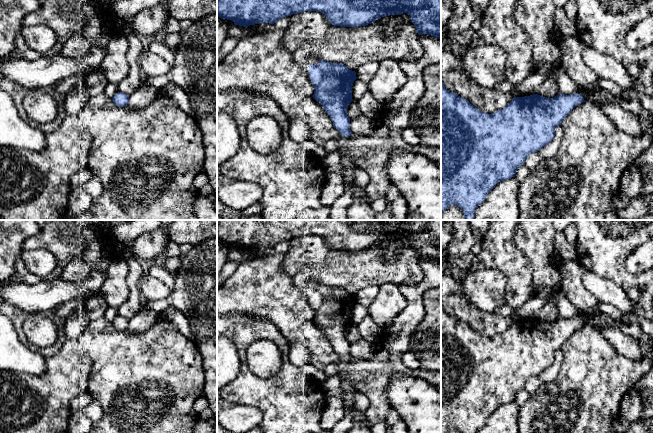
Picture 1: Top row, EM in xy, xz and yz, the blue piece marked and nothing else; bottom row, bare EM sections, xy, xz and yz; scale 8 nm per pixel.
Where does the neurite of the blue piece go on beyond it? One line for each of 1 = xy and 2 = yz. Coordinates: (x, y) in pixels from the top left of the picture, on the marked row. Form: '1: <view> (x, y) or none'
1: none
2: yz (601, 96)

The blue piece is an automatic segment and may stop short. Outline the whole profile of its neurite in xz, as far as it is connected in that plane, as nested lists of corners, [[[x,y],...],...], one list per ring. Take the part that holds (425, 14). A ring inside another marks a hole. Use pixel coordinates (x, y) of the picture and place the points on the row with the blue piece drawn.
[[[217,0],[217,15],[223,20],[231,20],[235,25],[248,27],[259,23],[274,24],[279,19],[304,11],[323,13],[334,26],[361,27],[390,15],[407,13],[415,25],[418,35],[428,34],[441,39],[441,0]]]

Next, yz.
[[[441,81],[441,215],[451,205],[460,207],[464,212],[464,220],[474,220],[475,209],[486,199],[488,193],[500,181],[515,177],[517,169],[524,164],[526,158],[533,152],[549,144],[555,136],[555,128],[572,109],[587,100],[595,103],[620,103],[637,99],[642,107],[653,116],[653,97],[626,89],[617,97],[604,91],[587,92],[584,98],[581,94],[559,94],[554,98],[547,98],[538,94],[524,97],[514,97],[502,110],[492,114],[478,110],[469,101],[445,88]]]

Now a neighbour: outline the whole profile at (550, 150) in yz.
[[[559,125],[555,128],[554,139],[549,144],[547,144],[538,151],[542,159],[548,159],[556,155],[562,140],[562,136],[563,136],[563,129],[561,125]]]

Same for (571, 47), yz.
[[[576,34],[560,39],[561,67],[568,76],[587,92],[599,91],[598,76],[582,59],[582,51],[587,44]]]

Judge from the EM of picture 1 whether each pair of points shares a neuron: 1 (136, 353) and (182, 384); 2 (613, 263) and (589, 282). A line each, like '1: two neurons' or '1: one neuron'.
1: one neuron
2: two neurons

